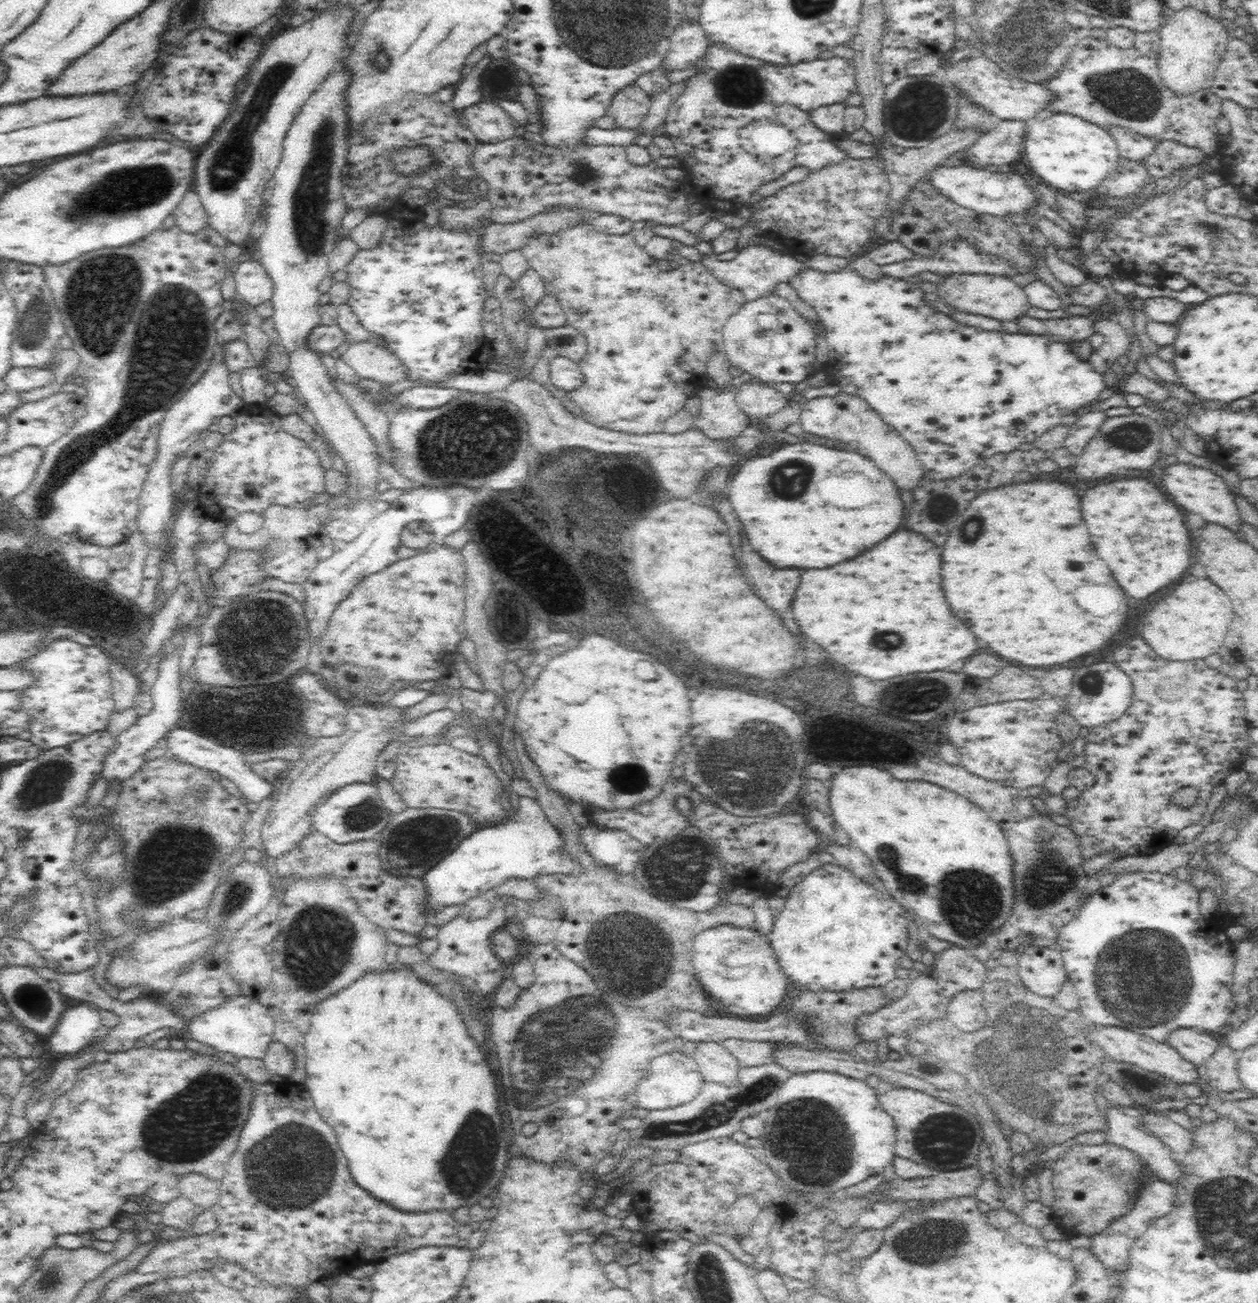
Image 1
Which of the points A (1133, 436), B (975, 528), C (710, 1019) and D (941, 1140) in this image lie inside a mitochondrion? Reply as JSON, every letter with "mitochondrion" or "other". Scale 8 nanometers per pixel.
{"A":"mitochondrion","B":"mitochondrion","C":"other","D":"mitochondrion"}

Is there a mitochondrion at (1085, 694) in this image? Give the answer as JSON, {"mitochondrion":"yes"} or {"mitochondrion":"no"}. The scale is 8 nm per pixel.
{"mitochondrion":"yes"}

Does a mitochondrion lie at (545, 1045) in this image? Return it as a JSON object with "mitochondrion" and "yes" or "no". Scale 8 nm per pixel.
{"mitochondrion":"yes"}

